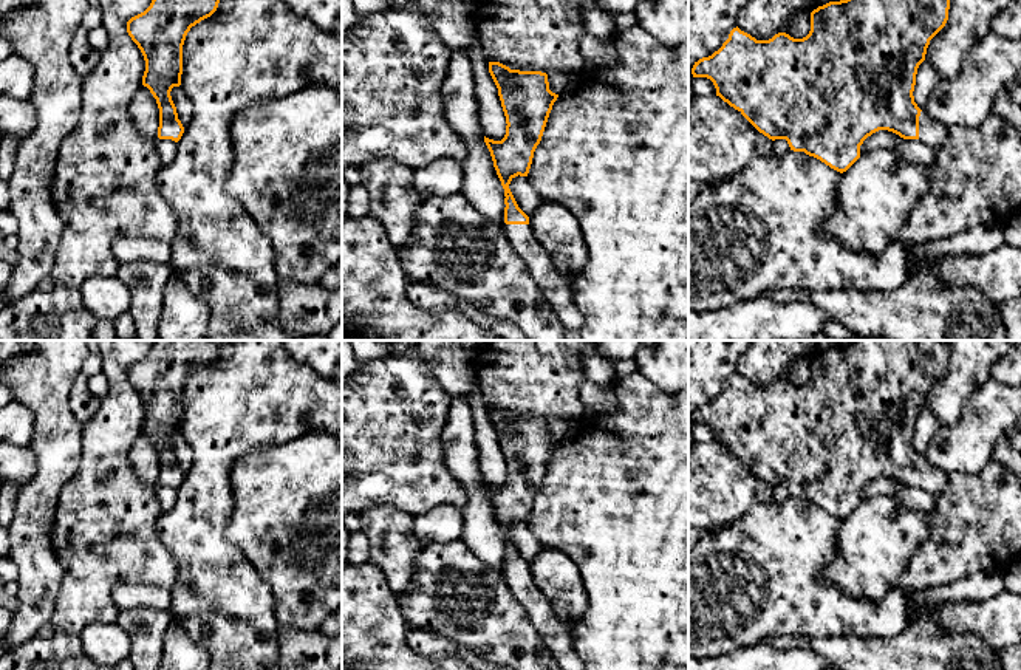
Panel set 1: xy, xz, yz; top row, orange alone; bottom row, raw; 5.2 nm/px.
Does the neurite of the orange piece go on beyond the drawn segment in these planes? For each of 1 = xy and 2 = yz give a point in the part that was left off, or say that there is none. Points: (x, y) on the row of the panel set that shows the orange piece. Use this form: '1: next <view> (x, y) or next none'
1: next none
2: next yz (935, 133)

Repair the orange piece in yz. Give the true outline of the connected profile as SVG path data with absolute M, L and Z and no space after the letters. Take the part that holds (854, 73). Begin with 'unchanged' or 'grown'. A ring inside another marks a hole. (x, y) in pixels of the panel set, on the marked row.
grown; M840 0L829 2L811 12L811 31L803 39L778 32L769 40L756 40L738 26L722 46L695 62L693 77L707 77L719 96L738 110L769 139L786 139L791 150L804 152L843 173L859 158L863 141L879 130L903 139L939 149L948 138L948 125L930 119L914 102L919 65L925 60L930 40L948 20L950 0Z

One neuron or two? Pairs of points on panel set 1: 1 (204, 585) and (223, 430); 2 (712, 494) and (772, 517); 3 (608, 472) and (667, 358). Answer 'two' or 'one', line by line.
1: one
2: two
3: two

